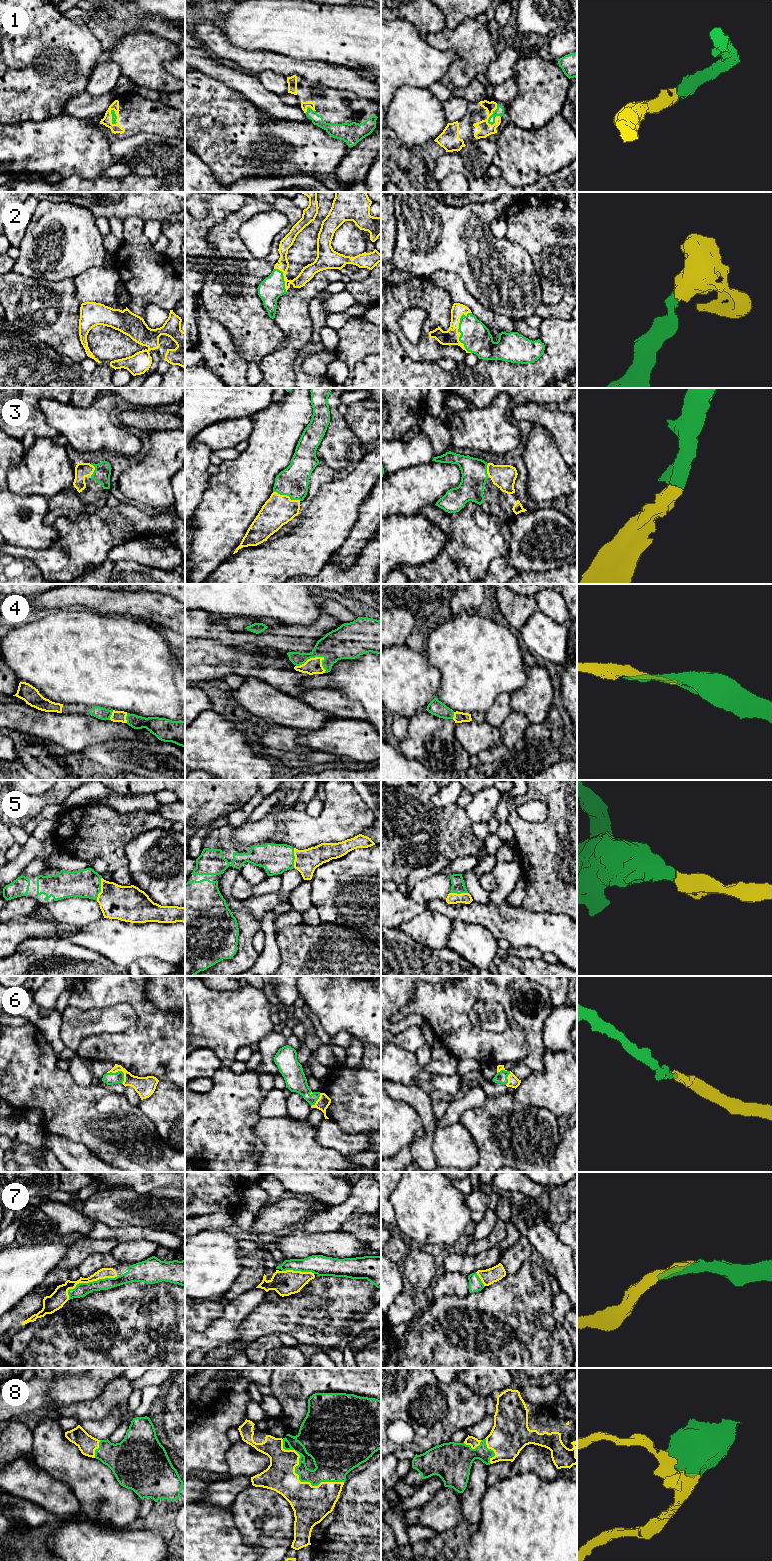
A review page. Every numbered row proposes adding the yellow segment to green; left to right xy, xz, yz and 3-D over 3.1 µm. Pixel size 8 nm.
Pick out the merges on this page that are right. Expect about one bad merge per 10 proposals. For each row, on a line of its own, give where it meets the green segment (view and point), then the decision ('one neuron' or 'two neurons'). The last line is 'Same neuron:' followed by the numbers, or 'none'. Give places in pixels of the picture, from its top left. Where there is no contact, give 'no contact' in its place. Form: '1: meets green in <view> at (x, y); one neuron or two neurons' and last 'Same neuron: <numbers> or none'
1: meets green in yz at (491, 115); one neuron
2: meets green in yz at (459, 331); one neuron
3: meets green in xz at (287, 495); one neuron
4: meets green in xz at (316, 656); one neuron
5: meets green in xy at (100, 889); one neuron
6: meets green in xy at (120, 1071); one neuron
7: meets green in xy at (89, 1282); one neuron
8: meets green in xz at (299, 1478); one neuron
Same neuron: 1, 2, 3, 4, 5, 6, 7, 8

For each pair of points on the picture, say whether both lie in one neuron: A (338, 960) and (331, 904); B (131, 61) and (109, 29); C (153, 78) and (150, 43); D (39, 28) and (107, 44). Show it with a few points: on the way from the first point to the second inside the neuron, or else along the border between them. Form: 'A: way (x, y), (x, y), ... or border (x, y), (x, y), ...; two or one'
A: border (322, 921), (348, 926), (355, 931); two
B: border (131, 32), (124, 35), (108, 53); two
C: way (150, 69), (150, 52); one
D: border (87, 22), (93, 35), (104, 50); two

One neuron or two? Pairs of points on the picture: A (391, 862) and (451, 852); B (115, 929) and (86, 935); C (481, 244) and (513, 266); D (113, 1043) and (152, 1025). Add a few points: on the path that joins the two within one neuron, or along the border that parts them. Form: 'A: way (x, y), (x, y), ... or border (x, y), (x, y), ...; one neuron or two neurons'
A: way (406, 849), (436, 849); one neuron
B: way (108, 935), (93, 935); one neuron
C: way (489, 252), (505, 266); one neuron
D: way (123, 1043), (134, 1043), (142, 1035); one neuron

